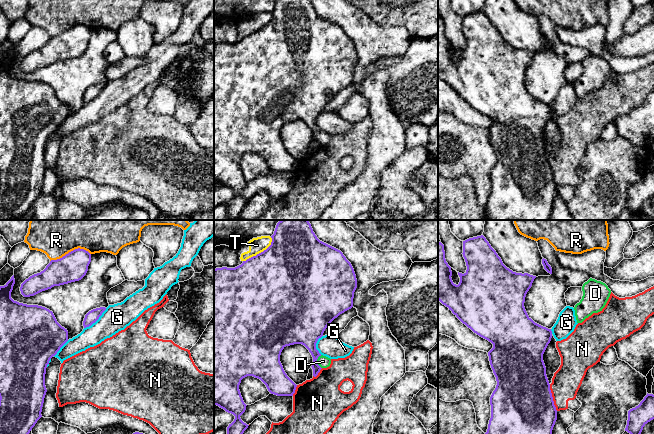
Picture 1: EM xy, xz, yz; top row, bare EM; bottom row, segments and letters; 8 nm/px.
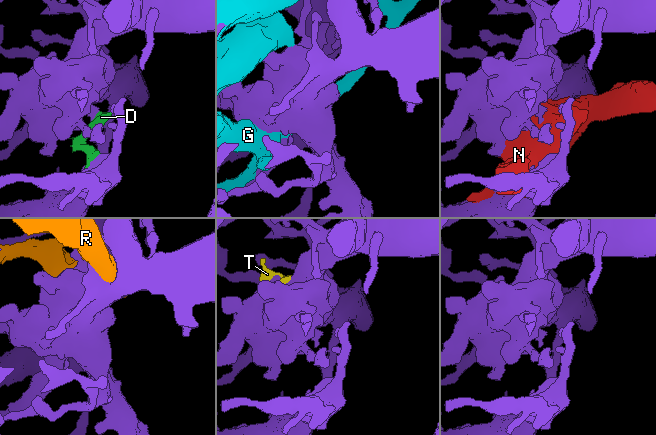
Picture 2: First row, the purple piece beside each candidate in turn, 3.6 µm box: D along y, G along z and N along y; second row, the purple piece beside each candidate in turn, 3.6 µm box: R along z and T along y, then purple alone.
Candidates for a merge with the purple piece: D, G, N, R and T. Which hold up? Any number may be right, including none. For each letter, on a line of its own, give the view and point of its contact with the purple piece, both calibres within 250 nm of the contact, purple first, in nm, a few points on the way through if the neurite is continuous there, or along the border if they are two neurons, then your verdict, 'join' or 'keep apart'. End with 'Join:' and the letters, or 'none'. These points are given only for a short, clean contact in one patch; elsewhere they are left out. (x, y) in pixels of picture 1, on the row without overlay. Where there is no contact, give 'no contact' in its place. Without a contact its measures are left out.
D: xz (316, 138) | 200/90 nm | keep apart
G: xy (96, 96) | 100/220 nm | keep apart
N: yz (552, 173) | 500/220 nm | keep apart
R: xy (71, 27) | 220/280 nm | keep apart
T: xz (259, 29) | 500/130 nm | keep apart
Join: none

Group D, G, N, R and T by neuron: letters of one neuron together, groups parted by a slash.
D T / G / N / R

